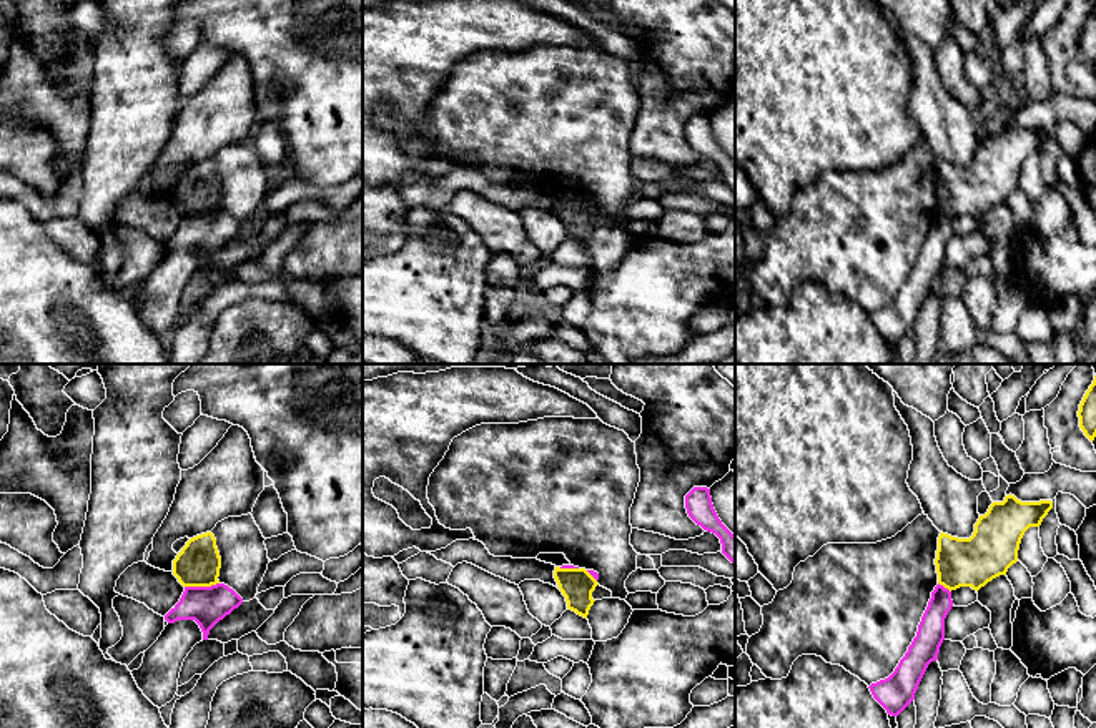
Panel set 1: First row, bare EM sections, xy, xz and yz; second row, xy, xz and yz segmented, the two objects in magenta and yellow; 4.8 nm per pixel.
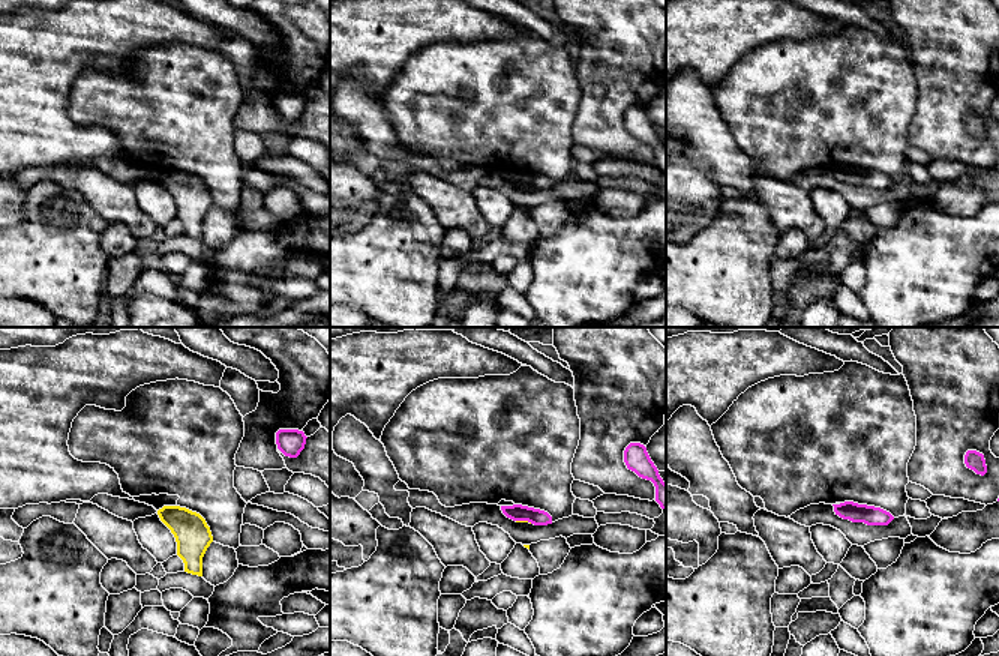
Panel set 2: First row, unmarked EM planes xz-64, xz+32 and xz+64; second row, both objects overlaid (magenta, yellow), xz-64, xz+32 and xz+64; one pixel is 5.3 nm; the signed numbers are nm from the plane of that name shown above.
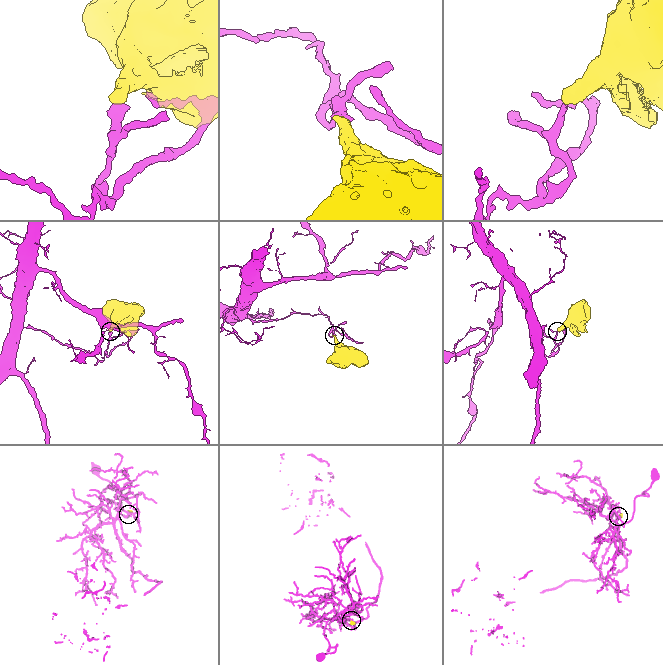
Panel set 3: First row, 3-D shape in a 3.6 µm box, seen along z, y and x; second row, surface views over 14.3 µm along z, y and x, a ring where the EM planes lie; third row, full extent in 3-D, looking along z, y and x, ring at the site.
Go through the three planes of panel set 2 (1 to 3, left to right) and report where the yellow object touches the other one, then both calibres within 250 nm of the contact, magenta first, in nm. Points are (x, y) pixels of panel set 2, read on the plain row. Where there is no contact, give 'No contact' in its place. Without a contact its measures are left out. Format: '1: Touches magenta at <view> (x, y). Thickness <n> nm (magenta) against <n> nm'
1: No contact
2: Touches magenta at xz+32 (524, 183). Thickness 90 nm (magenta) against 20 nm
3: No contact

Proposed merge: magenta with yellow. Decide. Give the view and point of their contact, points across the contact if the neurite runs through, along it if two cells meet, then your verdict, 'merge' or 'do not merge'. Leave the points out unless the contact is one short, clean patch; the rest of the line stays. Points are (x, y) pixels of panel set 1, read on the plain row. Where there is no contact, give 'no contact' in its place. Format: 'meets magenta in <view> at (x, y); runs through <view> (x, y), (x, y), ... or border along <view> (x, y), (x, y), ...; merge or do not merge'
meets magenta in xy at (202, 215); border along xy (218, 210), (185, 215); do not merge

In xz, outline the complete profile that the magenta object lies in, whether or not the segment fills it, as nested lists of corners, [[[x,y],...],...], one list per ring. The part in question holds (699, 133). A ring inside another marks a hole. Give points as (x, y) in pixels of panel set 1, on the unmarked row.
[[[694,115],[685,123],[685,136],[697,153],[720,166],[722,181],[735,191],[735,163],[718,146],[712,131],[710,116]]]

